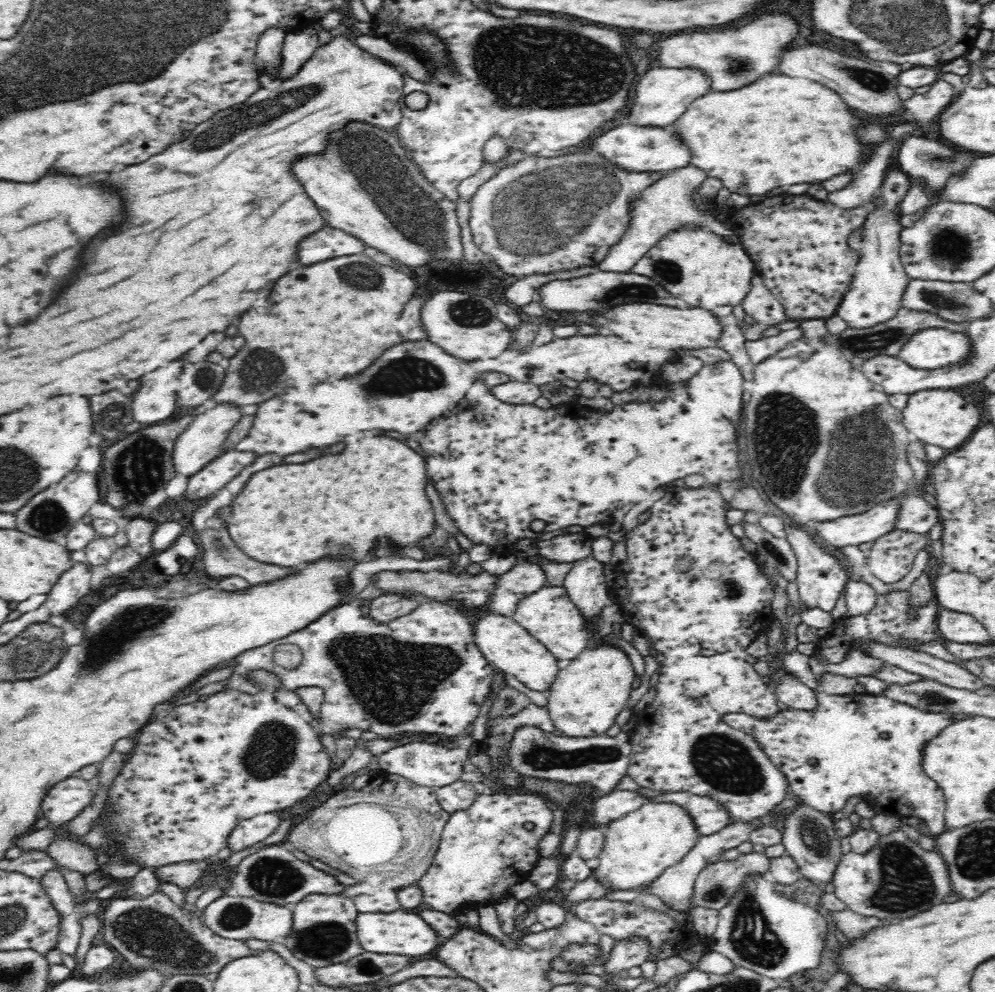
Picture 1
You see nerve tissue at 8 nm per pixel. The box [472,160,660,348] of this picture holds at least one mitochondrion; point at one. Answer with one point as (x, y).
(632, 289)

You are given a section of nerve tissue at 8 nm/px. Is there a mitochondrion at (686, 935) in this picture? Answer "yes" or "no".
no

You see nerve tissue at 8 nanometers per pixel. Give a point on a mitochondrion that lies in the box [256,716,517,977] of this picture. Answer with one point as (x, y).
(323, 940)

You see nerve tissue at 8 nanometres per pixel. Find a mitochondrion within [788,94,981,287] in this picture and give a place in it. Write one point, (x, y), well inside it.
(951, 246)

